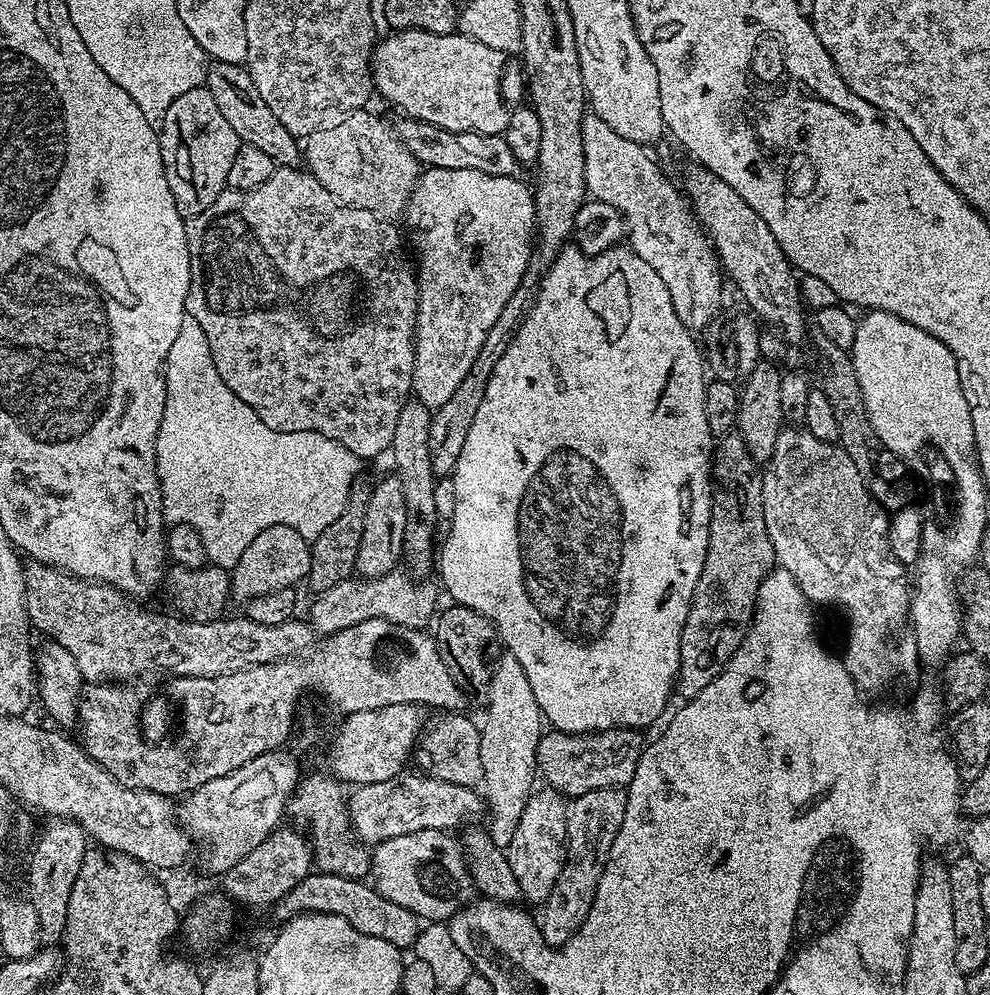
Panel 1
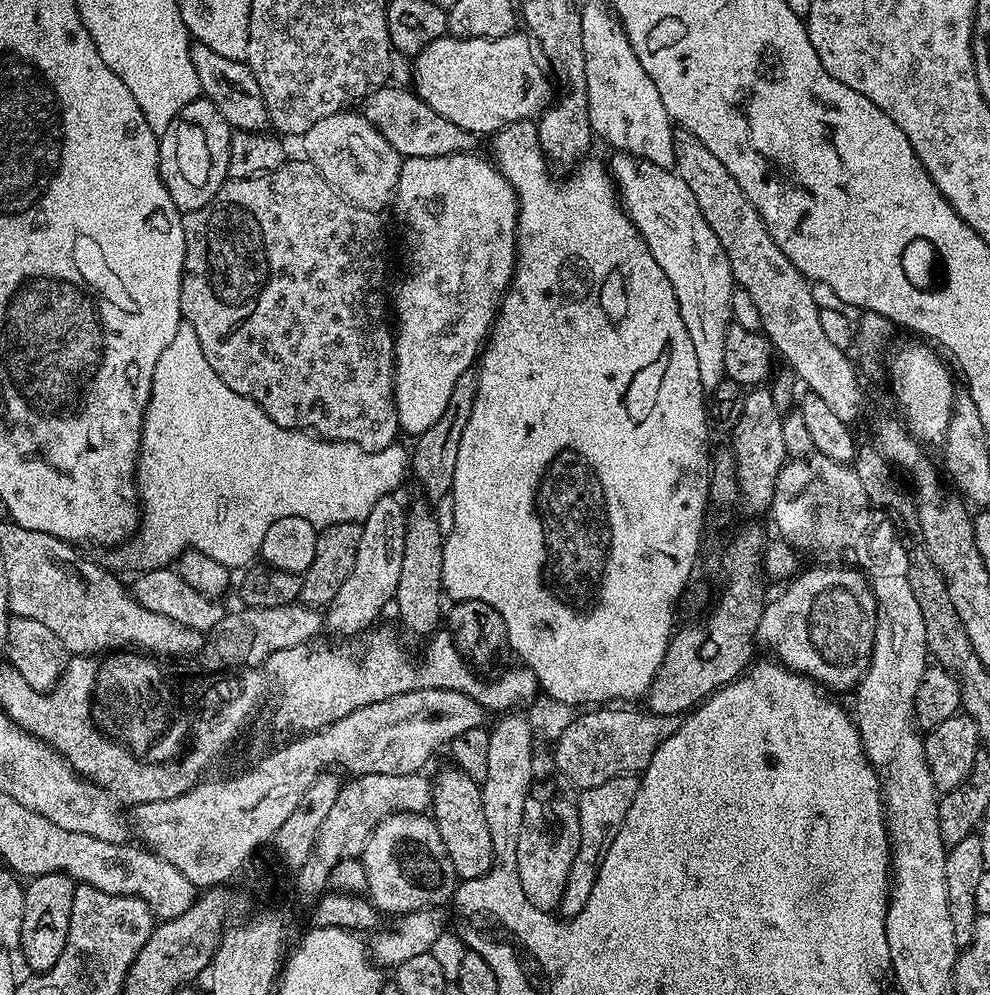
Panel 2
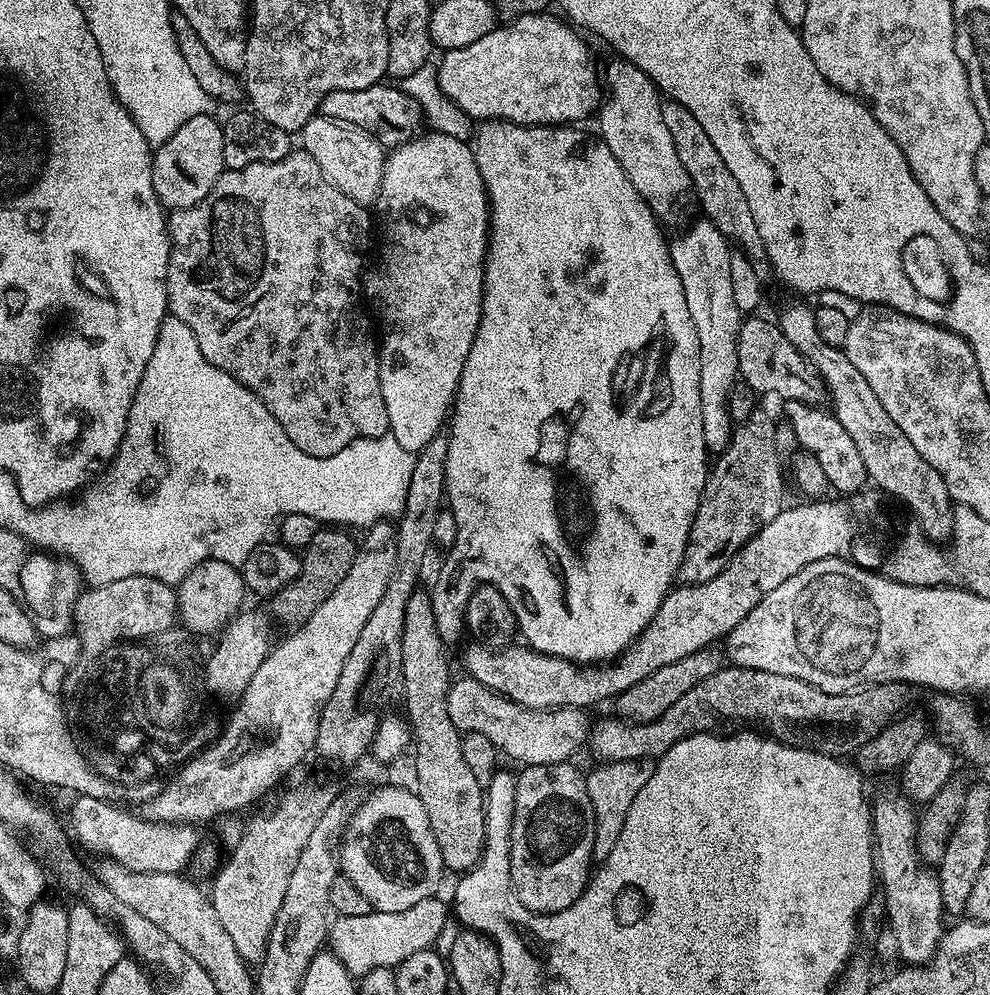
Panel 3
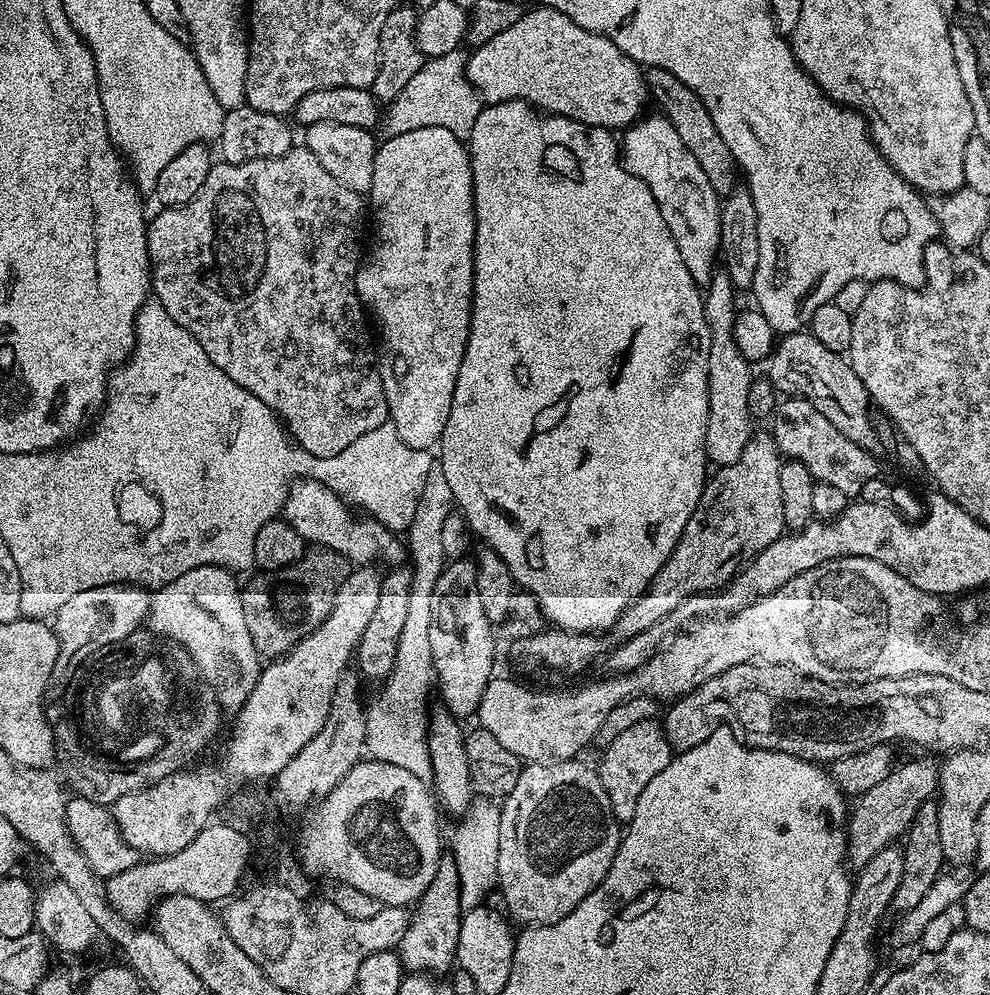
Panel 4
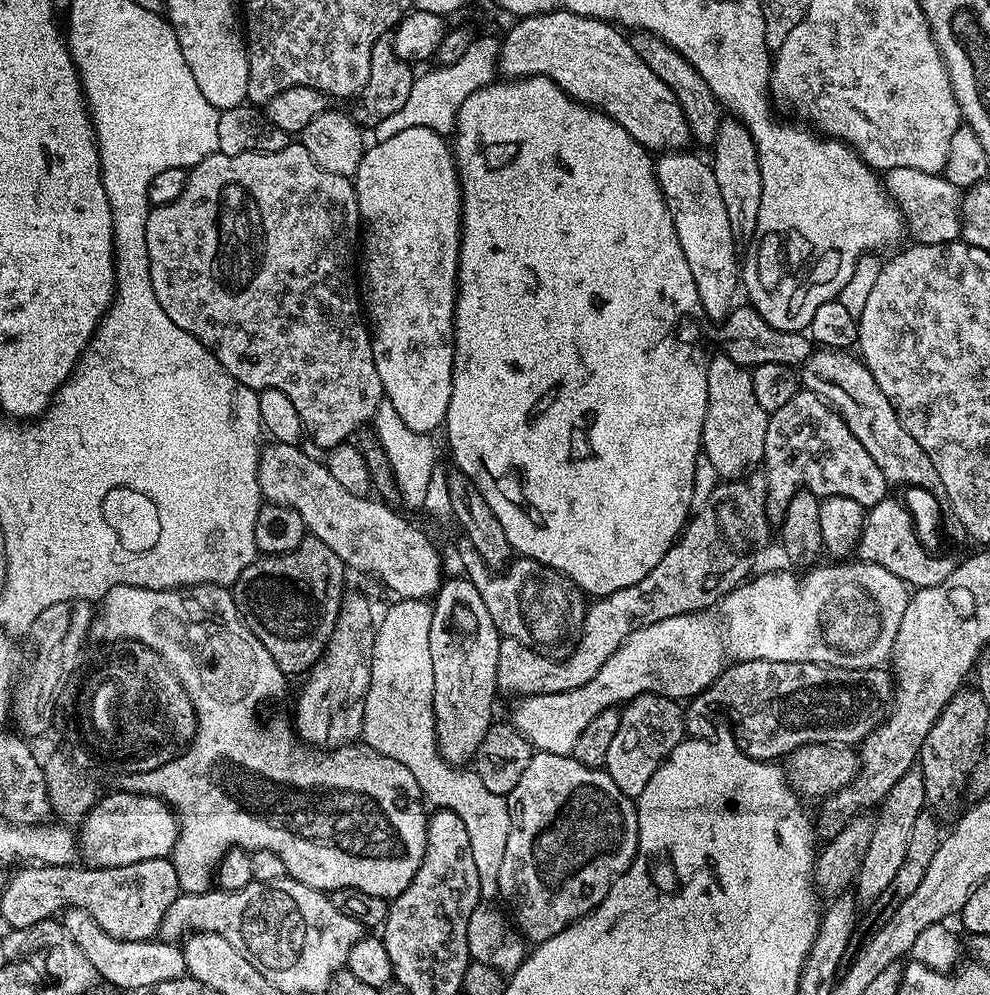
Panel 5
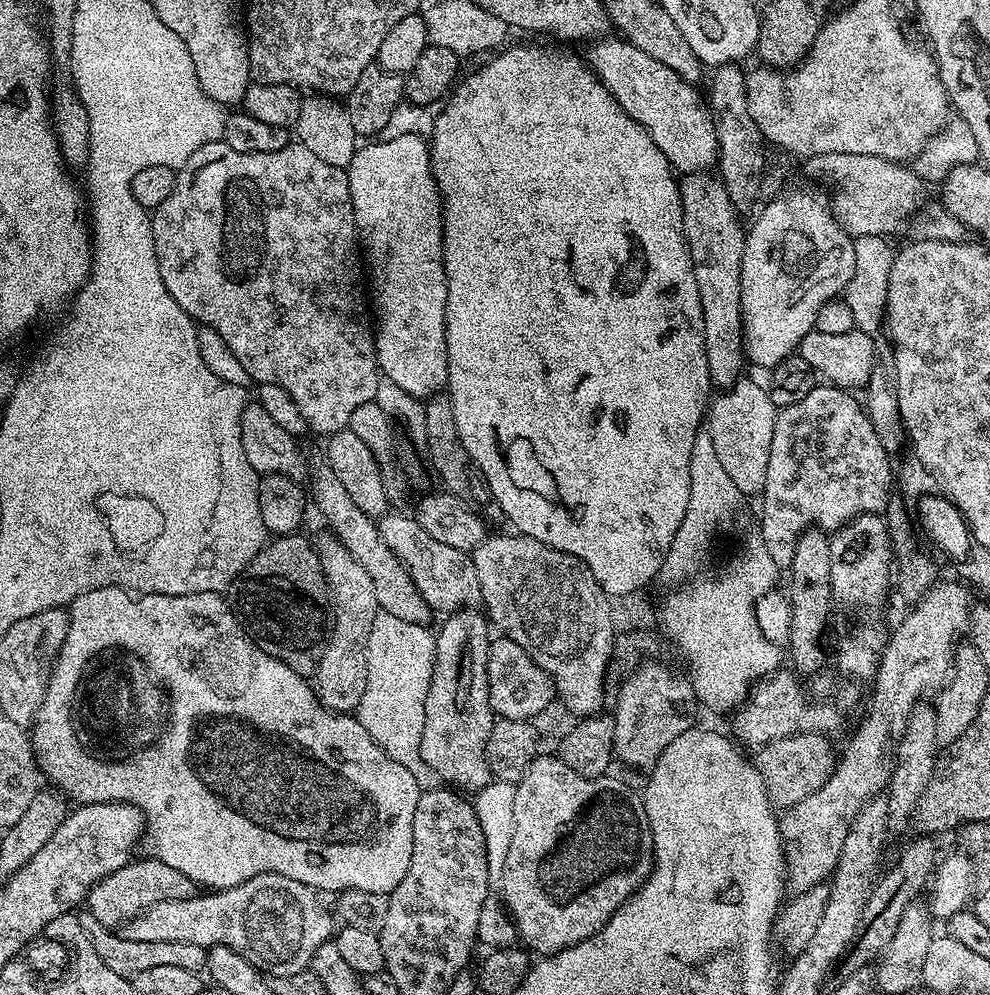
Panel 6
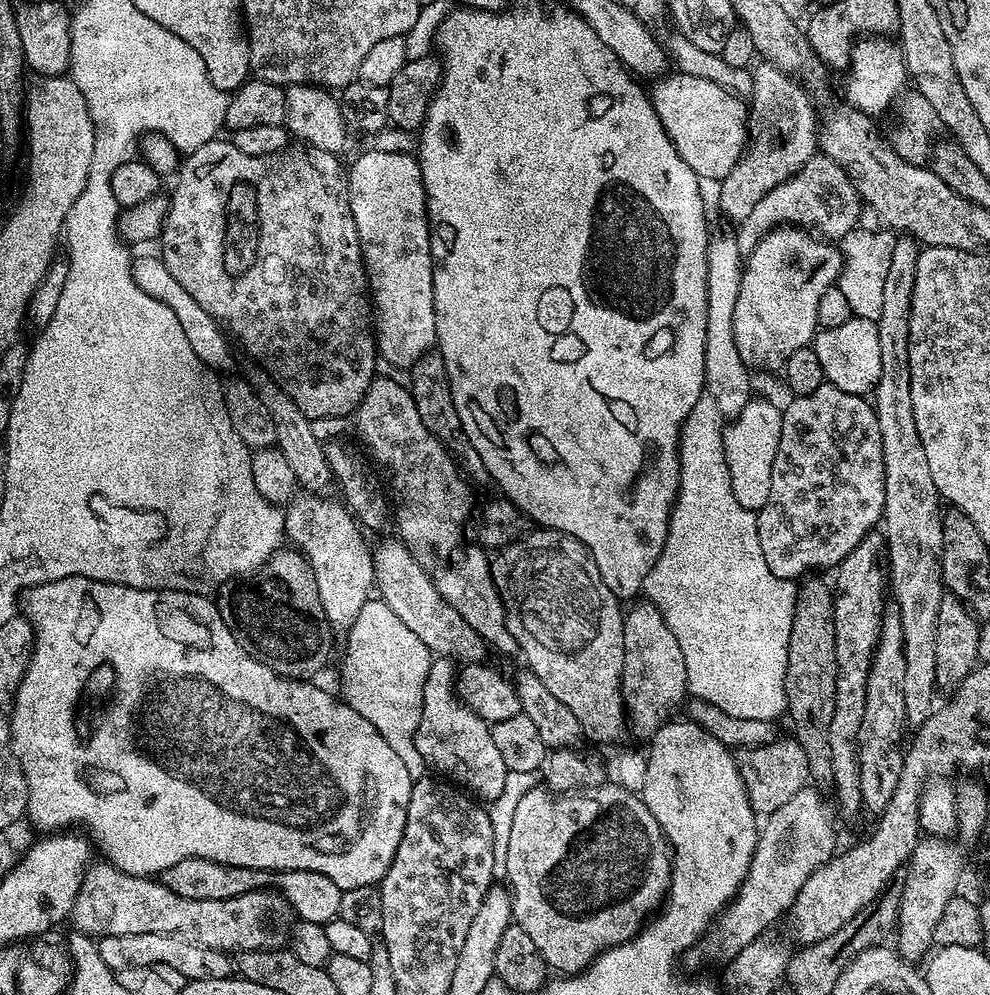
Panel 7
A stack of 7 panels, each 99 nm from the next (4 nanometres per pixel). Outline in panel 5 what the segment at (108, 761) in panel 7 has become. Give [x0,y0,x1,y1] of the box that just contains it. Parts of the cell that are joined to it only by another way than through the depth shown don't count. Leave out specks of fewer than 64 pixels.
[92,584,429,898]

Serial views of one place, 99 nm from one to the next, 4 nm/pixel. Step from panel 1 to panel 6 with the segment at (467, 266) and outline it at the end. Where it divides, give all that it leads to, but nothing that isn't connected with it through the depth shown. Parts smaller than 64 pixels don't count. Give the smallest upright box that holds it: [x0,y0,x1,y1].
[348,134,448,398]

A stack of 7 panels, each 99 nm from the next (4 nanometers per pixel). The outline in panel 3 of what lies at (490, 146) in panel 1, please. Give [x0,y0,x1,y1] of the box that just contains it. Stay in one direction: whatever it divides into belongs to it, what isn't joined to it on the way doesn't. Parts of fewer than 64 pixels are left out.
[319,82,425,150]

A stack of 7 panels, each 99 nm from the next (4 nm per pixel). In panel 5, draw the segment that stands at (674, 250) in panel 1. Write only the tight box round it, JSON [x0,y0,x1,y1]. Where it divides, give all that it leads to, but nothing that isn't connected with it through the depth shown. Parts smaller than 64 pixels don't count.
[700,354,769,481]

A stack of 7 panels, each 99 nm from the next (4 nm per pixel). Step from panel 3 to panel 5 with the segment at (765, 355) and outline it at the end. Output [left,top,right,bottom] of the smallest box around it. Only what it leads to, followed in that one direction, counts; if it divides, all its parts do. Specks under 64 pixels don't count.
[798,348,947,501]

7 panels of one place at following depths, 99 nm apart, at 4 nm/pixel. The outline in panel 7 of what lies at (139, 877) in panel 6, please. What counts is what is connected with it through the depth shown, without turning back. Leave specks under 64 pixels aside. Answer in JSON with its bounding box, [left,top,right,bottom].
[160,858,344,925]

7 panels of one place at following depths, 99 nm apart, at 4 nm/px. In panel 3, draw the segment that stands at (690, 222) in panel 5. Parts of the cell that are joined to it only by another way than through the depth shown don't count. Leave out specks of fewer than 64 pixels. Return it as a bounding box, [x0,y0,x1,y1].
[598,58,692,218]

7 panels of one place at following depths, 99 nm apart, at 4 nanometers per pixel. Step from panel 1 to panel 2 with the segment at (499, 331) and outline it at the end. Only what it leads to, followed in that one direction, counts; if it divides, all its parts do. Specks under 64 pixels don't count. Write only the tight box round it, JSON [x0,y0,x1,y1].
[410,368,478,502]

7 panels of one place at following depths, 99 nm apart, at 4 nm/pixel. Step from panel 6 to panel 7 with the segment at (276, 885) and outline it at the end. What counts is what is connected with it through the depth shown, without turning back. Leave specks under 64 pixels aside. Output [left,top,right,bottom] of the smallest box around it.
[70,862,290,954]

